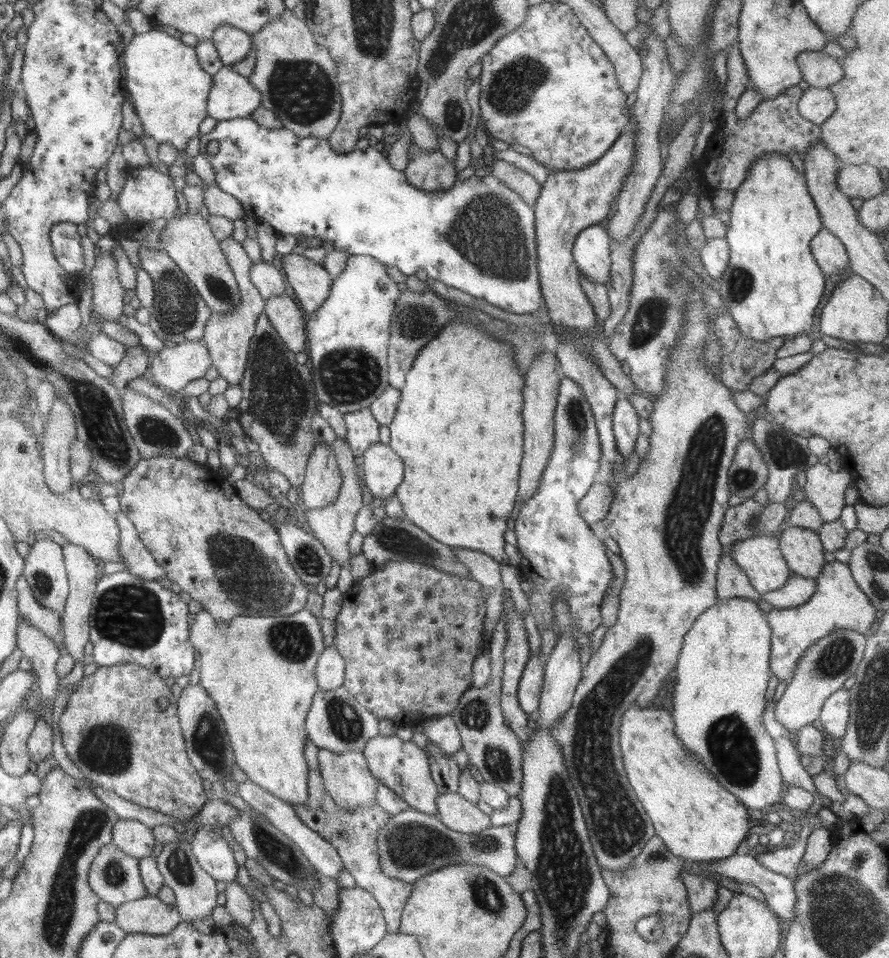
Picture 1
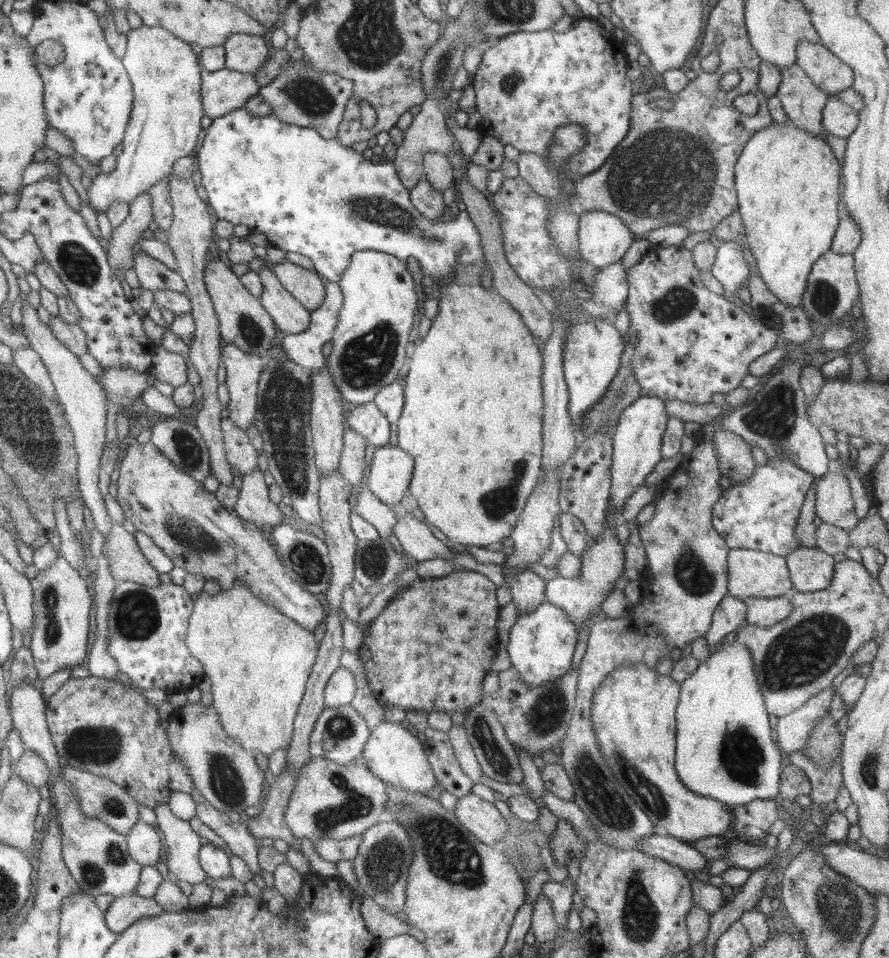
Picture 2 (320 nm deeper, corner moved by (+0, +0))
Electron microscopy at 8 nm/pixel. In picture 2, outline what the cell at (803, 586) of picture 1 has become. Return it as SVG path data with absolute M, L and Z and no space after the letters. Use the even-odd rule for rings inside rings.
M790 595L774 598L749 596L743 601L748 607L745 616L746 625L774 626L778 621L784 620L791 611Z

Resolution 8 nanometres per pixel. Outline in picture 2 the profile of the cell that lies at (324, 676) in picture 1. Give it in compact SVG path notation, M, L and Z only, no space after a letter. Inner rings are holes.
M340 666L338 671L328 679L324 690L325 706L336 708L343 704L351 704L356 695L356 684L352 675L353 668Z

